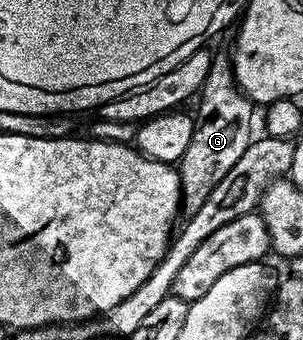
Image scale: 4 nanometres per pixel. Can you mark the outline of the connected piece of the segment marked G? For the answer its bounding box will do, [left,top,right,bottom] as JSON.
[178,55,254,214]

